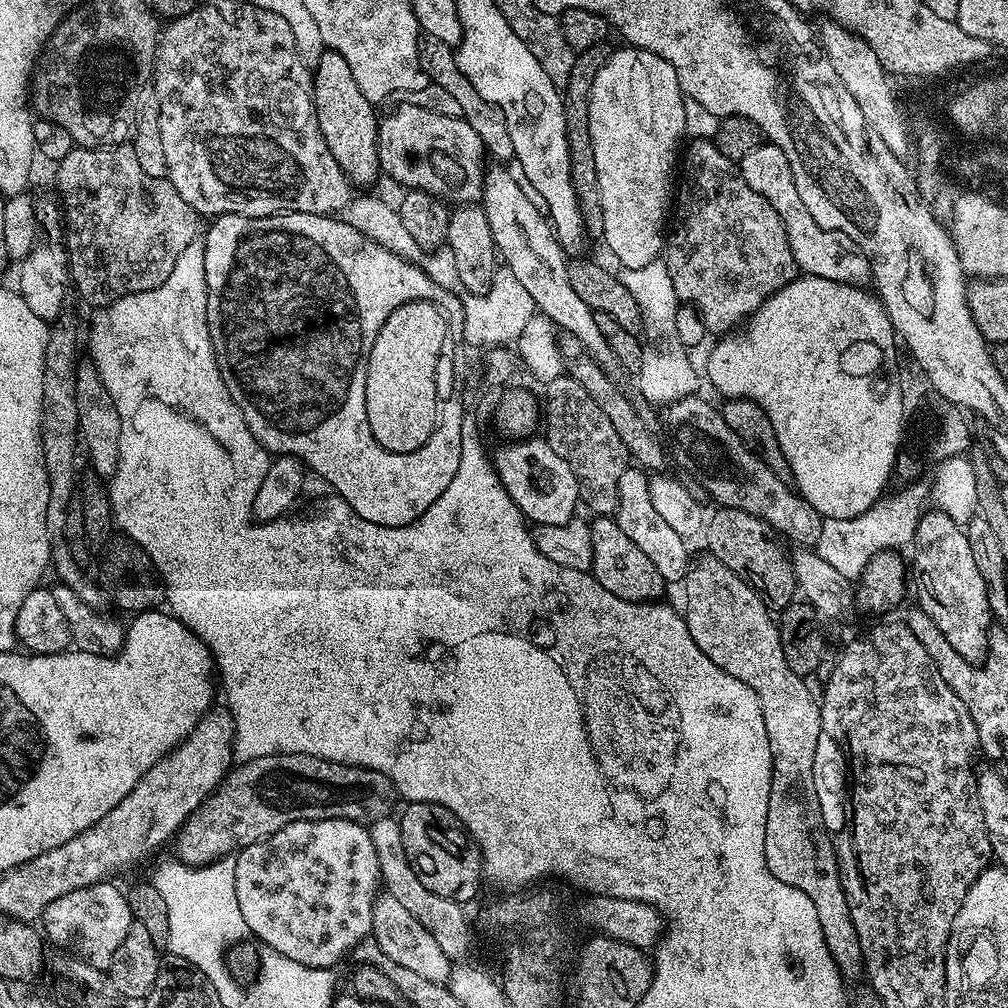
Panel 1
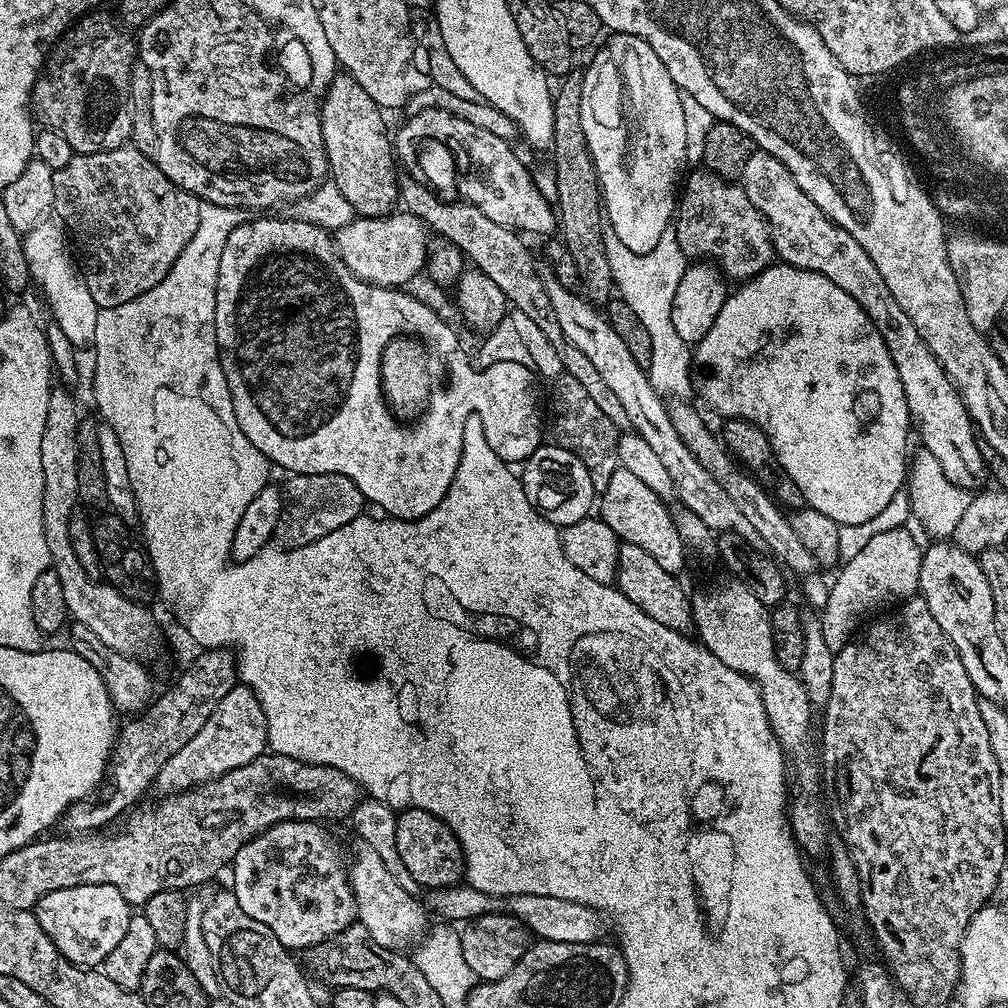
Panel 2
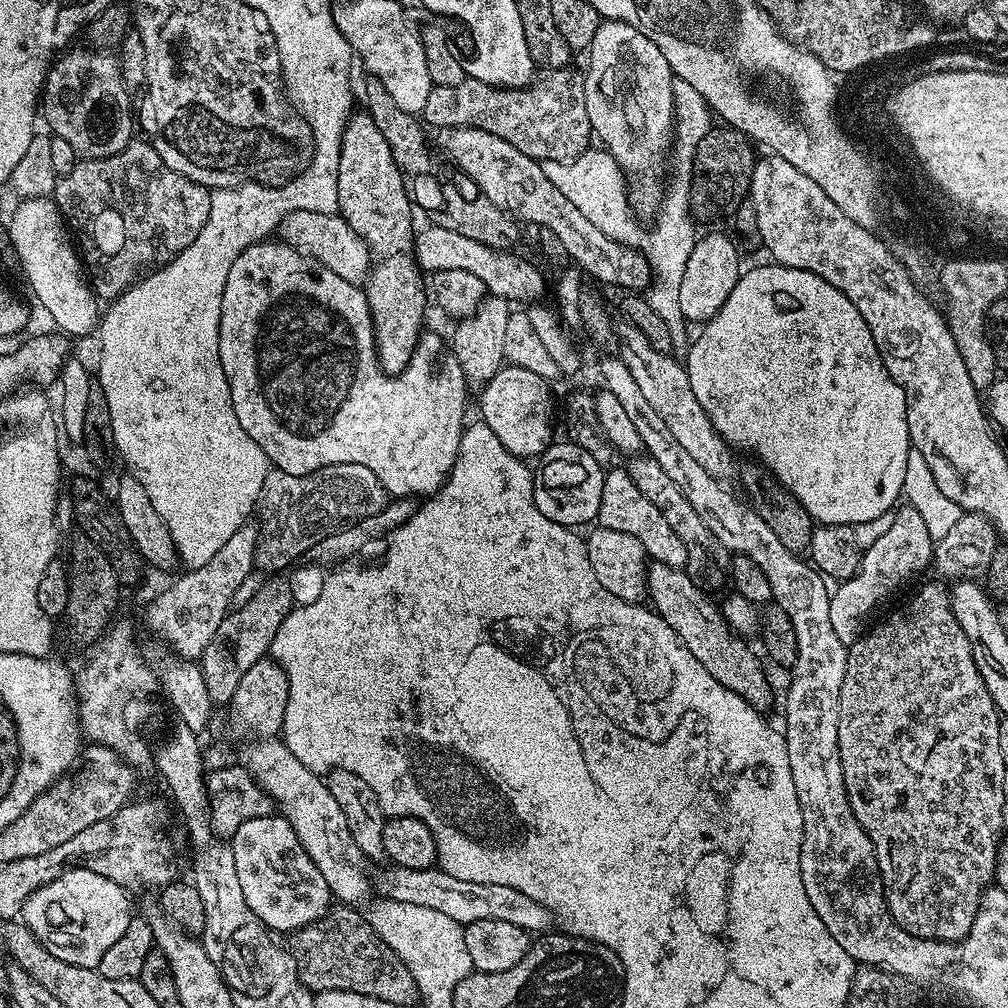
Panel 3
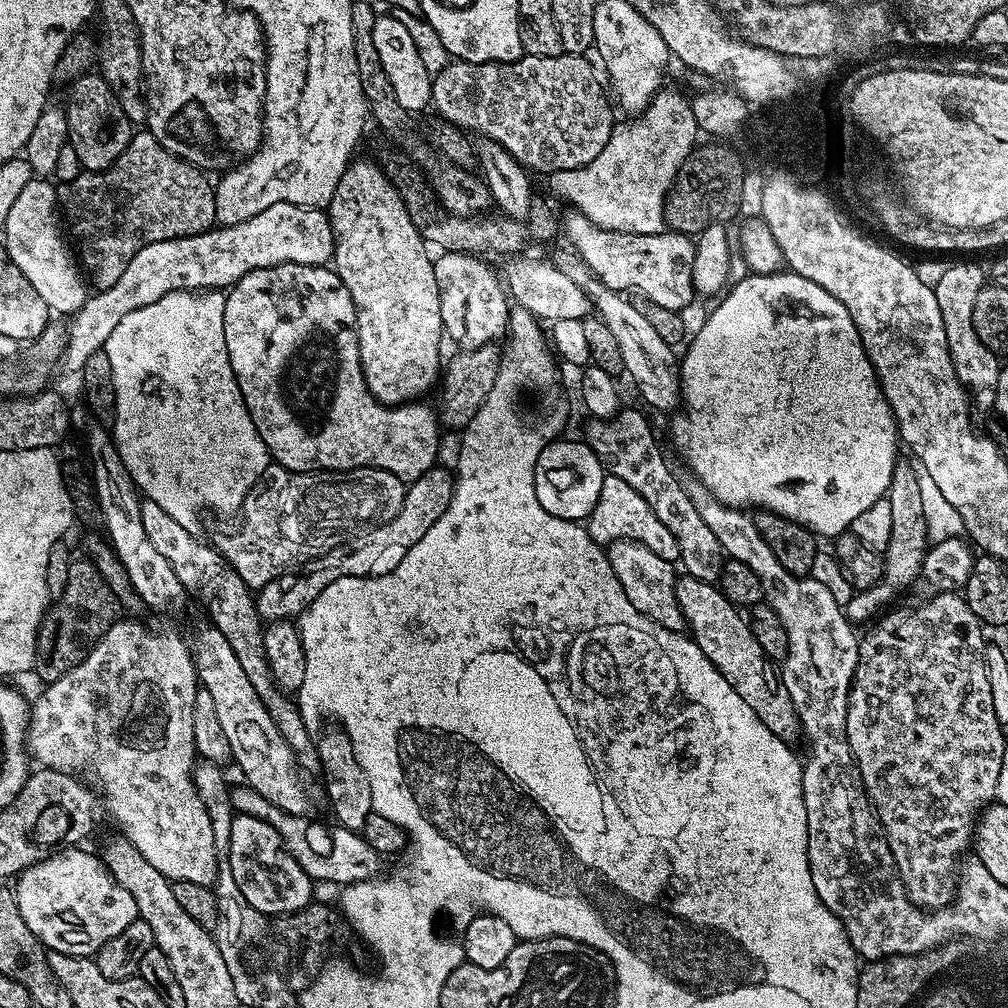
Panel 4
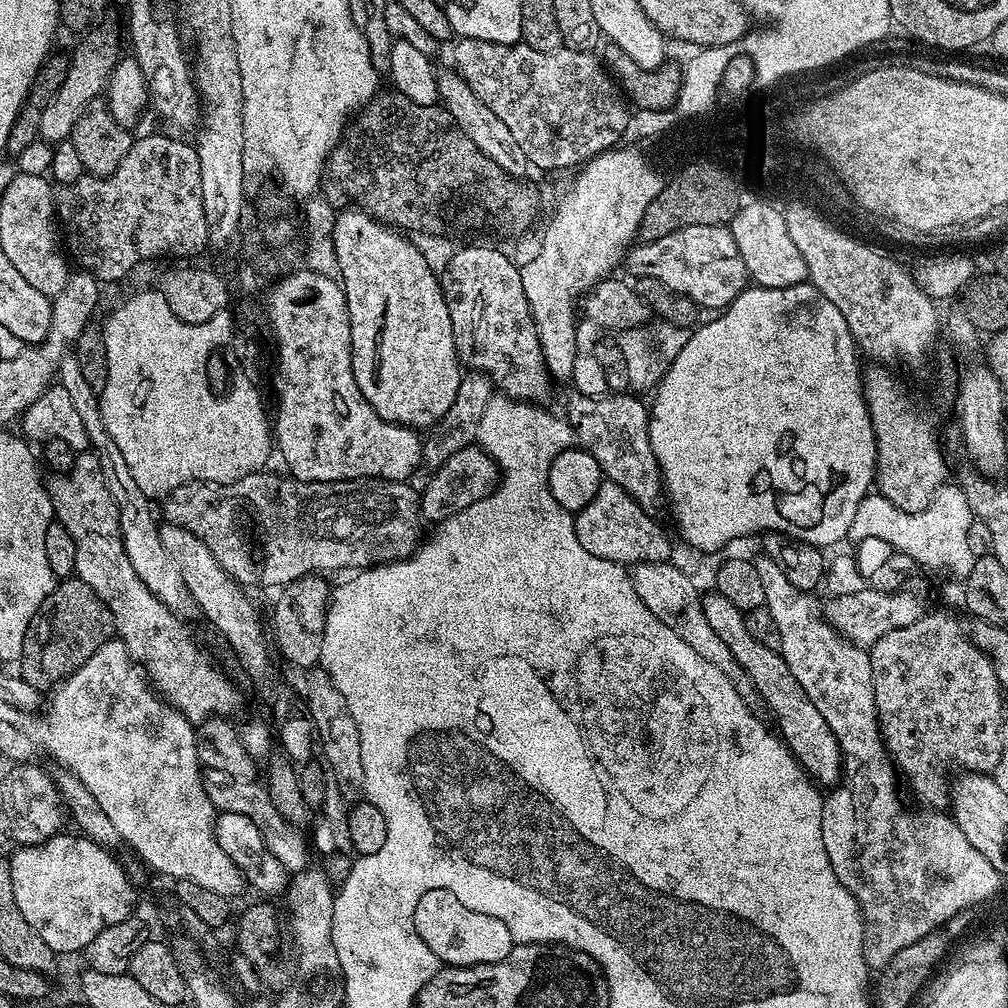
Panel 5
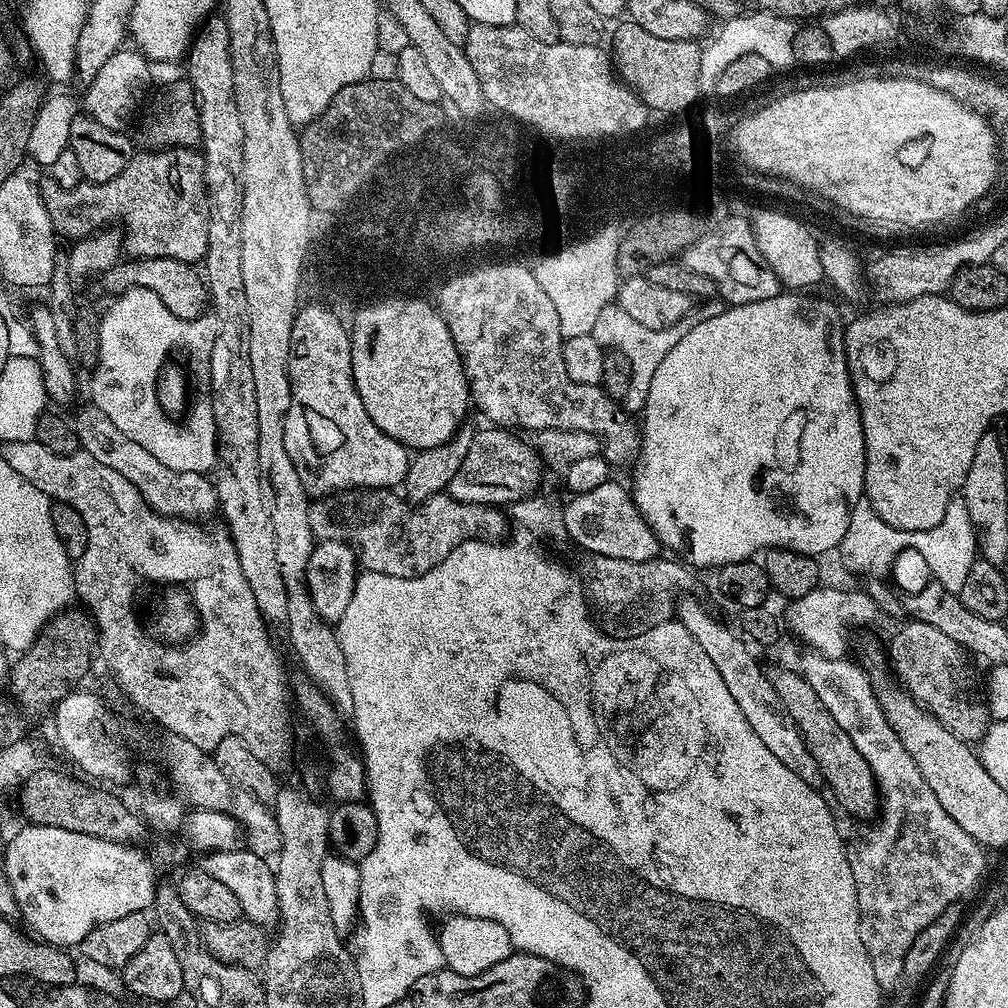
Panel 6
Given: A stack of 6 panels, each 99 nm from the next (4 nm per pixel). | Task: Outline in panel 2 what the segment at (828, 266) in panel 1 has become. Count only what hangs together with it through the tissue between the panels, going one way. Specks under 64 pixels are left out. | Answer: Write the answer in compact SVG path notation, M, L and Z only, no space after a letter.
M753 150L750 158L746 158L742 187L750 198L750 202L754 202L756 209L768 219L768 224L772 227L772 247L775 255L783 263L793 264L794 267L802 270L817 272L822 274L822 278L830 278L830 282L834 282L834 286L842 286L842 290L846 290L846 294L850 294L850 298L854 298L854 302L858 302L858 306L862 306L862 310L866 310L866 314L874 322L876 331L882 334L882 338L890 350L890 358L894 358L894 366L898 366L898 378L902 378L902 390L906 394L908 415L914 425L915 435L916 432L920 435L919 443L926 450L930 450L930 454L934 454L934 458L938 458L938 462L942 462L942 470L946 474L946 478L953 480L959 488L979 489L981 487L979 484L983 482L984 476L986 480L986 456L980 453L981 445L978 443L977 429L968 416L968 411L958 390L942 370L938 358L934 358L930 346L926 346L926 342L920 337L918 330L914 330L914 322L910 322L910 318L906 318L906 310L902 310L902 306L898 306L898 302L894 302L894 294L890 294L890 289L886 286L882 274L878 274L878 266L874 266L874 262L870 262L866 250L862 250L862 246L858 246L858 242L854 242L854 238L850 238L850 234L846 230L842 230L833 220L824 216L818 210L818 206L814 206L814 202L810 202L810 198L806 198L806 194L802 194L802 186L798 186L798 182L794 182L794 174L790 174L790 170L786 170L786 166L782 166L782 162L778 162L778 158L774 158L769 152Z

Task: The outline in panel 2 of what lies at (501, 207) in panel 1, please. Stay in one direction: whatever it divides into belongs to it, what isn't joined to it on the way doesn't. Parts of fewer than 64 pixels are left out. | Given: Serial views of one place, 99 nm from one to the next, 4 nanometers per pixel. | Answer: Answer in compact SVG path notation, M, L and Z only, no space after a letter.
M551 274L544 276L544 285L546 294L550 294L550 306L554 306L554 315L558 317L566 338L570 338L570 342L578 346L578 350L582 350L586 358L590 358L590 363L598 369L598 375L606 381L606 386L620 399L626 410L626 418L630 418L632 423L631 431L644 438L647 445L658 454L670 474L675 497L681 500L679 503L698 514L698 518L702 518L702 522L706 522L706 526L713 532L719 534L727 530L738 533L744 540L755 541L754 526L750 526L749 520L742 515L742 510L734 506L730 494L726 494L726 490L722 490L722 486L718 486L718 482L714 482L714 478L710 478L710 474L702 470L698 458L694 458L694 454L686 450L686 442L678 438L678 430L674 430L674 422L670 422L669 405L665 397L654 390L645 365L639 364L634 354L630 354L626 342L622 342L622 337L614 334L614 326L610 326L607 315L588 303L583 295L562 286L562 282L558 282Z

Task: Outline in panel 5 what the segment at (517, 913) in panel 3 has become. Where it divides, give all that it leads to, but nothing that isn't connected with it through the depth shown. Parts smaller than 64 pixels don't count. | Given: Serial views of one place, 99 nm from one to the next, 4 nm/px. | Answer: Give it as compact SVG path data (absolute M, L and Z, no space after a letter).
M207 769L203 773L204 789L210 802L216 810L232 814L243 814L253 822L258 830L262 831L263 841L266 842L267 849L281 862L290 874L295 874L309 867L311 863L310 852L306 846L306 840L297 825L287 822L286 818L278 812L274 806L273 799L267 787L260 781L245 778L222 770Z

